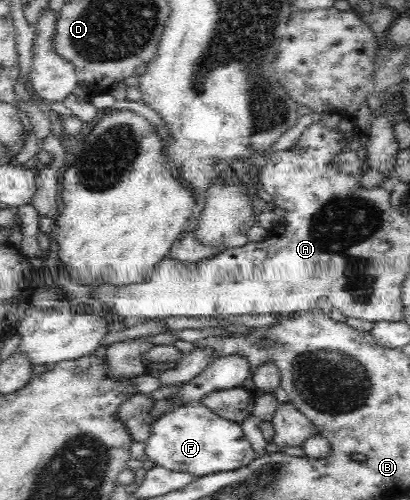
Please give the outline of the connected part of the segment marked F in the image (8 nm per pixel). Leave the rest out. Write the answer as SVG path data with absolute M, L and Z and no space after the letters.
M183 405L156 419L145 442L145 454L156 466L197 477L241 468L257 456L240 424L221 418L203 405Z

